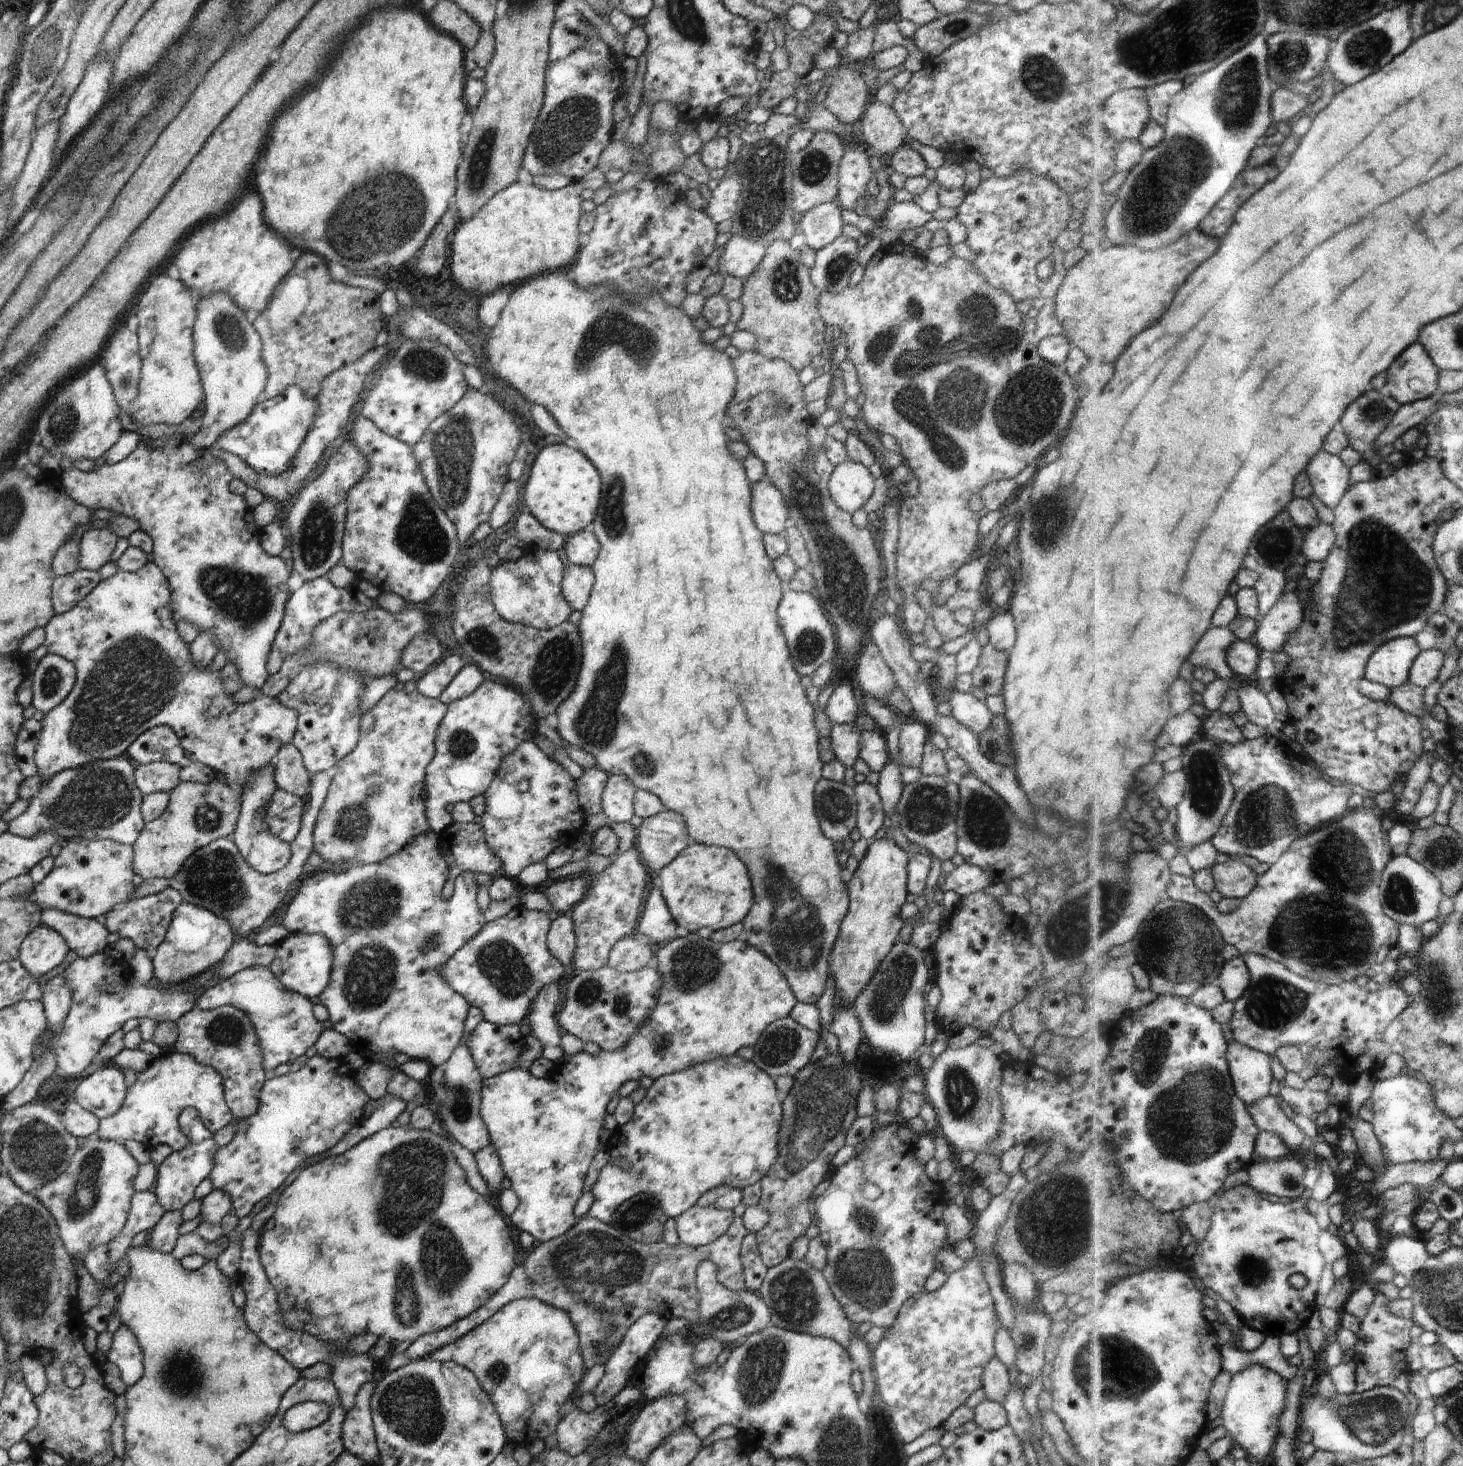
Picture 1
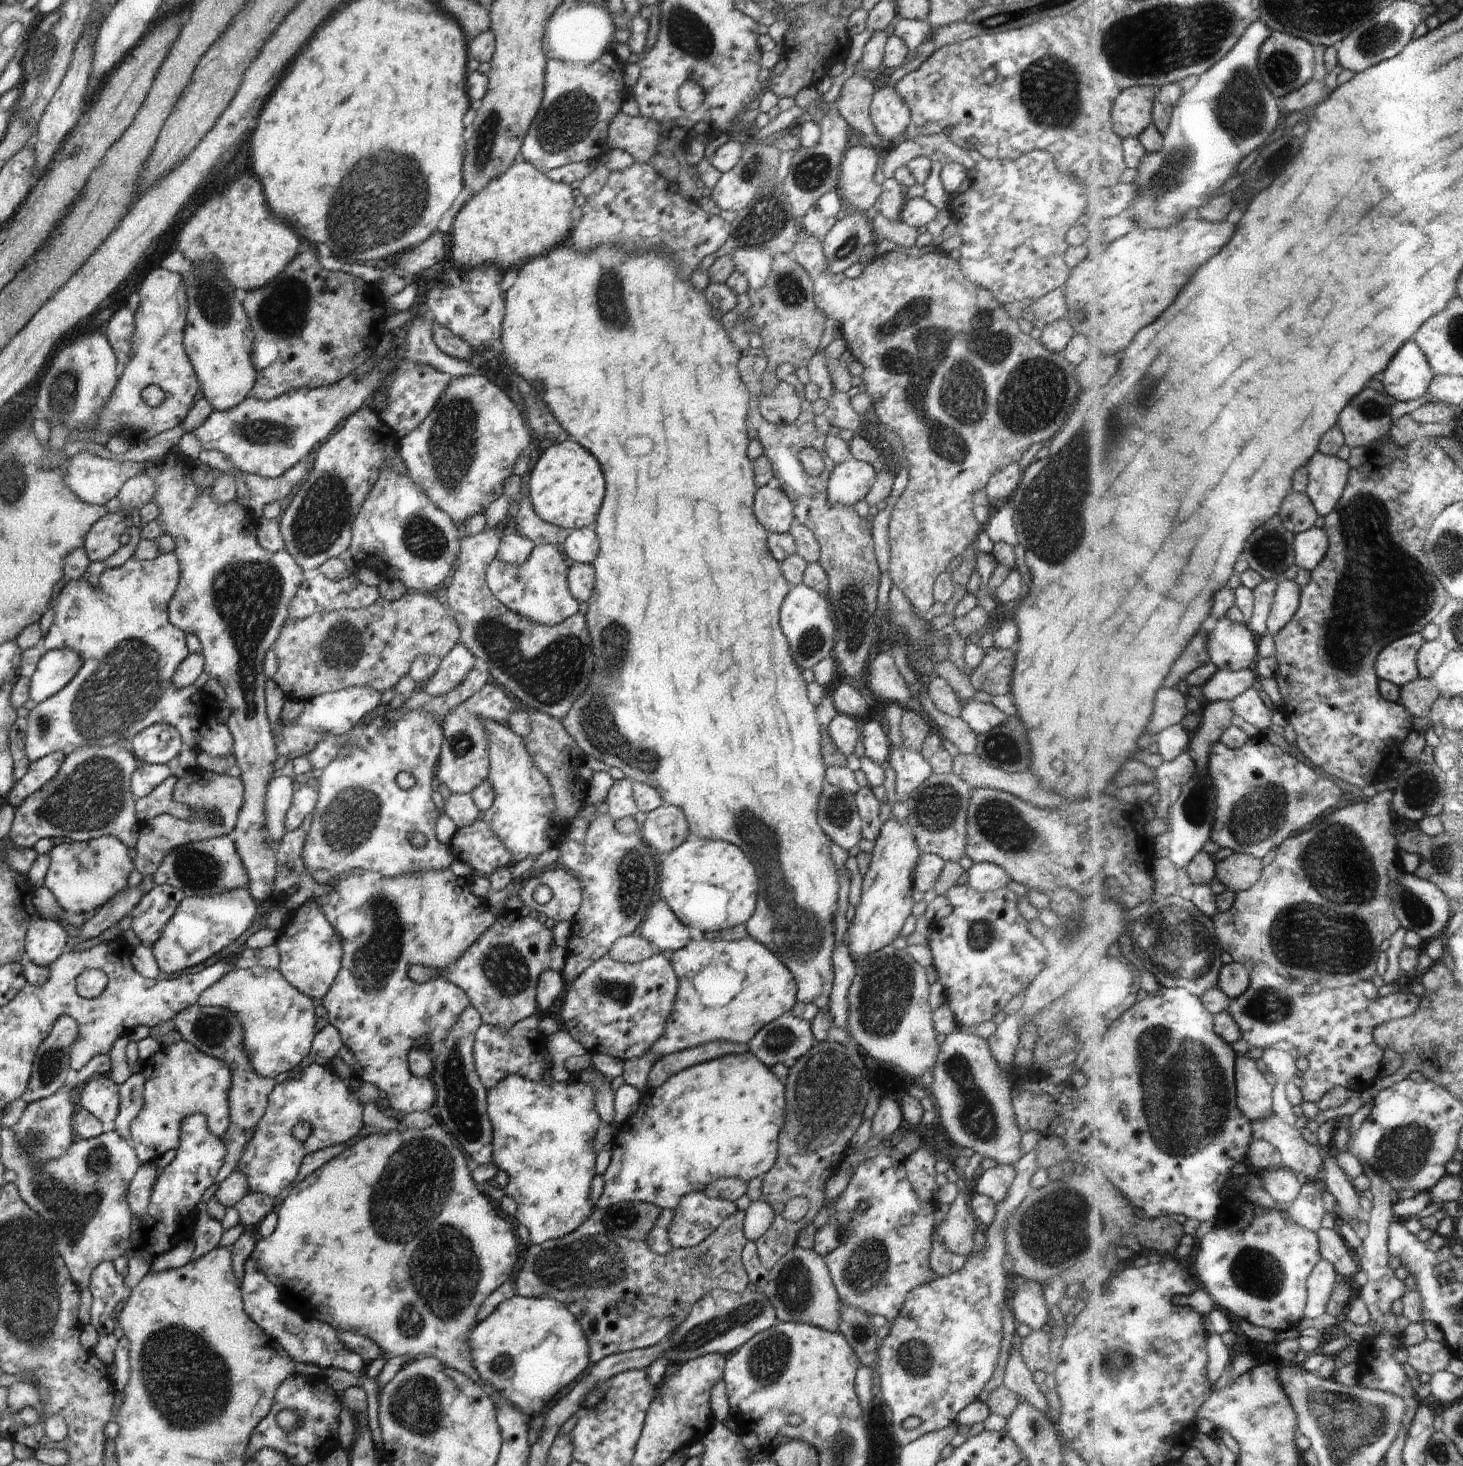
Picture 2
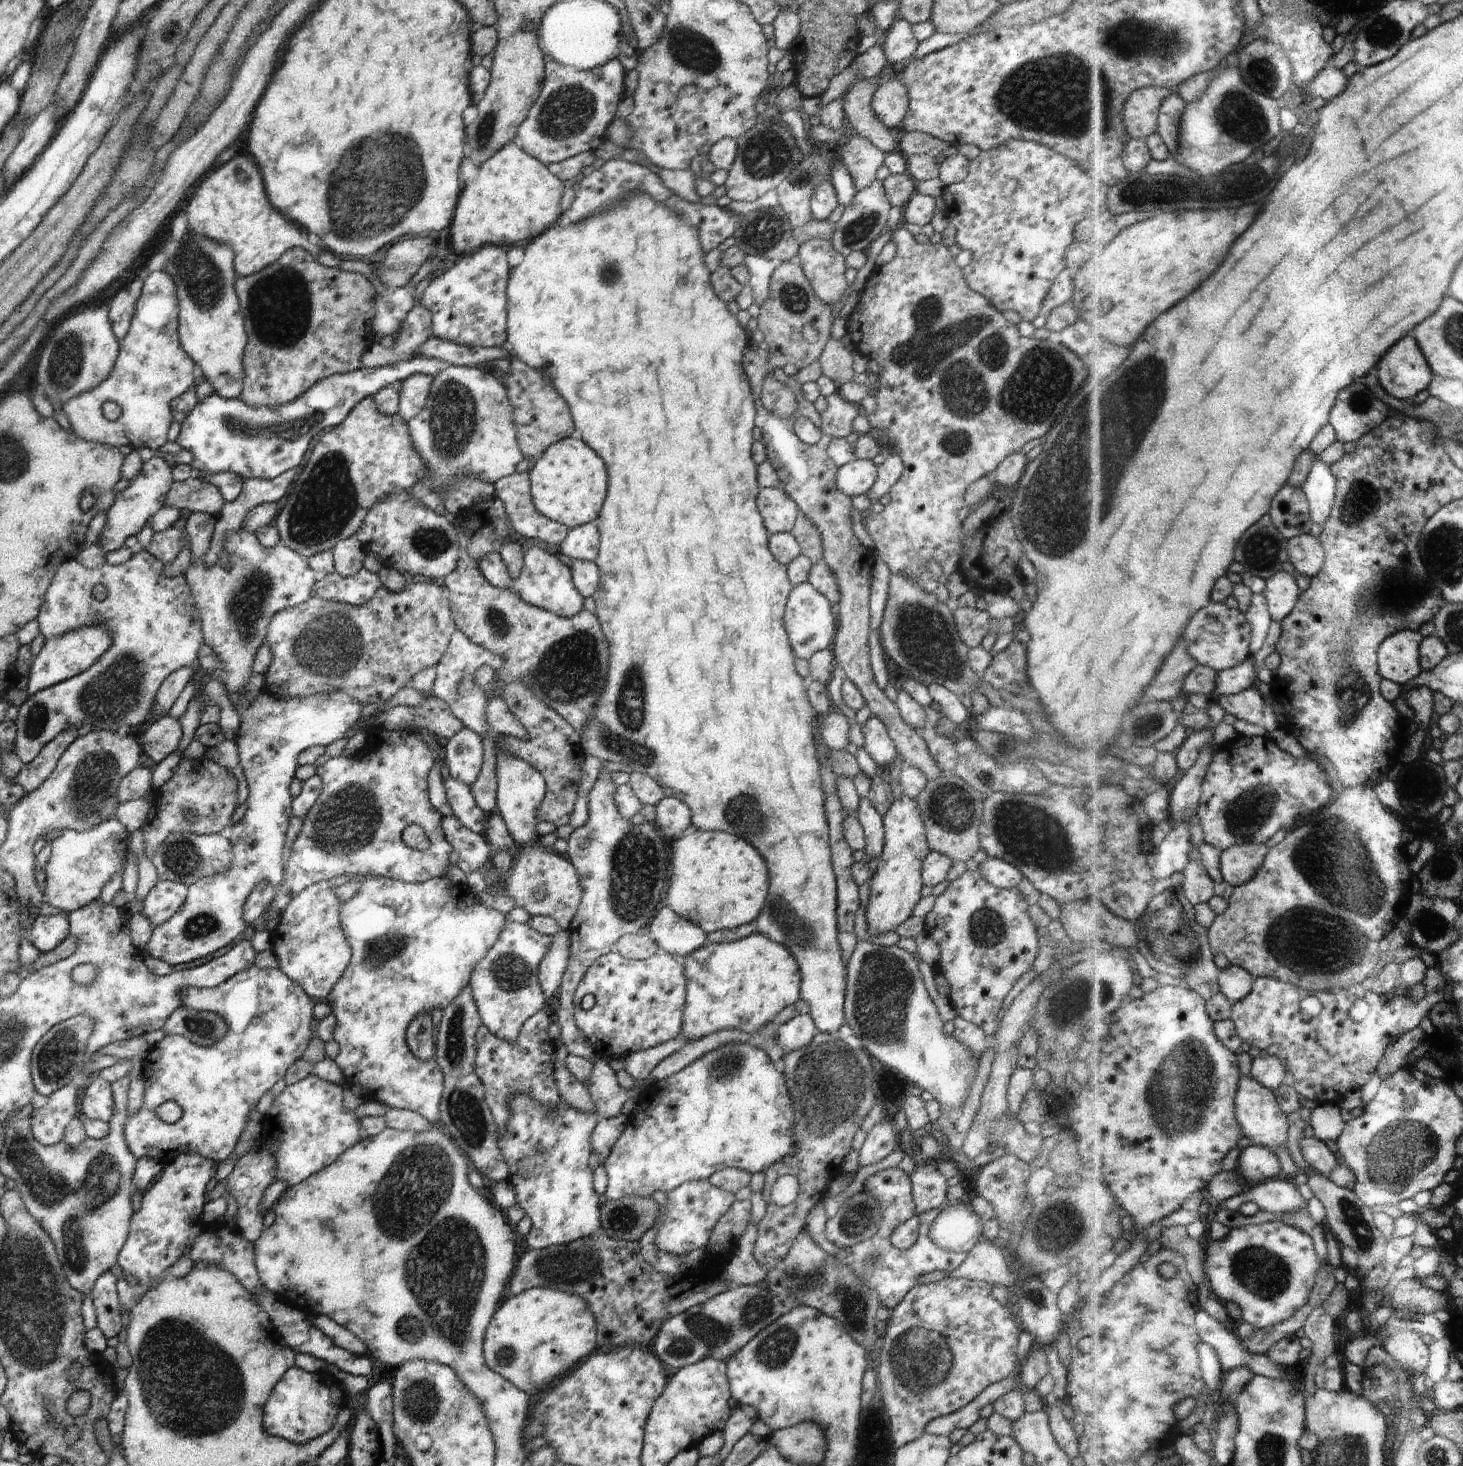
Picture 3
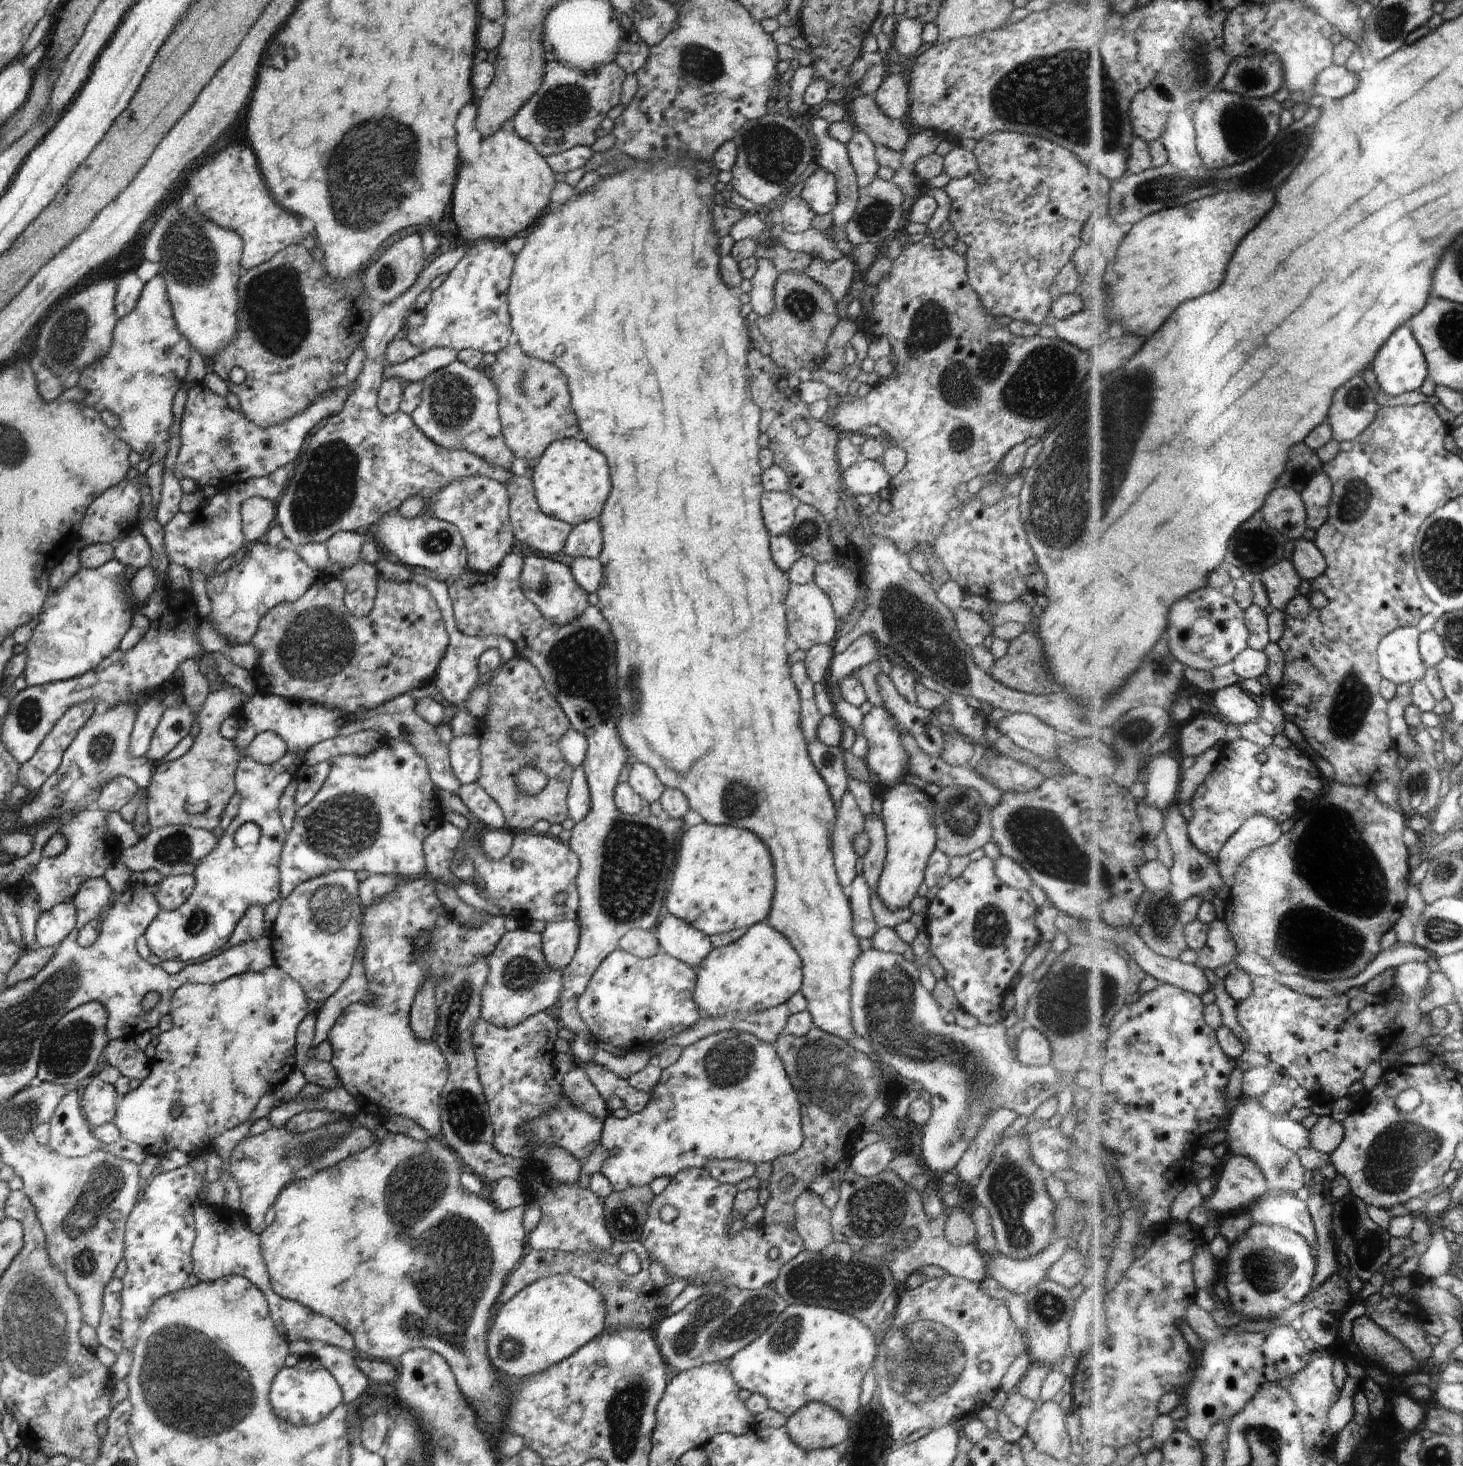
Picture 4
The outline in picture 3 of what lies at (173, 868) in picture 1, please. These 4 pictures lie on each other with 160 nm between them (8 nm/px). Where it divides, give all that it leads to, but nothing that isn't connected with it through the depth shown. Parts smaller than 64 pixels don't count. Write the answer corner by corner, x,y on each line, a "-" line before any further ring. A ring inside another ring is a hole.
208,750
207,754
195,760
182,756
174,776
166,784
158,788
158,799
155,800
148,818
140,828
143,831
145,842
143,851
148,857
157,850
157,847
163,843
163,840
166,840
169,834
194,833
195,835
211,835
212,833
220,833
224,828
230,828
235,824
232,821
232,814
239,806
238,781
231,771
214,763
210,757
210,750
-
210,790
218,792
218,794
212,794
-
208,798
212,798
212,800
208,800
-
182,809
197,812
198,820
195,823
186,821
182,814

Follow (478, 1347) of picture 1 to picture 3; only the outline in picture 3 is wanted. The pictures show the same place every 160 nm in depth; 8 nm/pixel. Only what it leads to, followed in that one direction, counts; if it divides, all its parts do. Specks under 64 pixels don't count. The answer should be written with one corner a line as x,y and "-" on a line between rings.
534,1287
502,1301
487,1326
483,1355
488,1368
530,1396
551,1386
596,1352
596,1329
583,1298
558,1288

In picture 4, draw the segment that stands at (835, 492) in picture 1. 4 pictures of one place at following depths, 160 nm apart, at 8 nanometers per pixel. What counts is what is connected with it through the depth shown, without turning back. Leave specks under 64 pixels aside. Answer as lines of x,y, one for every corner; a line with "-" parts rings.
864,459
842,472
844,489
854,495
878,495
889,486
891,476
876,459

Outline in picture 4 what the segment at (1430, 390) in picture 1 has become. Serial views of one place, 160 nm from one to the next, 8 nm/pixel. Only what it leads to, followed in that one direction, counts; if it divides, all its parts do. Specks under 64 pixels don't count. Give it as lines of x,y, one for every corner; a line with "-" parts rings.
1408,326
1400,328
1400,332
1396,332
1392,336
1392,340
1388,340
1380,350
1372,368
1377,375
1381,388
1392,396
1400,396
1400,394
1406,394
1411,390
1420,391
1424,382
1428,380
1428,376
1431,376
1427,353
1420,346
1420,341
1416,338
1415,332
1410,330

